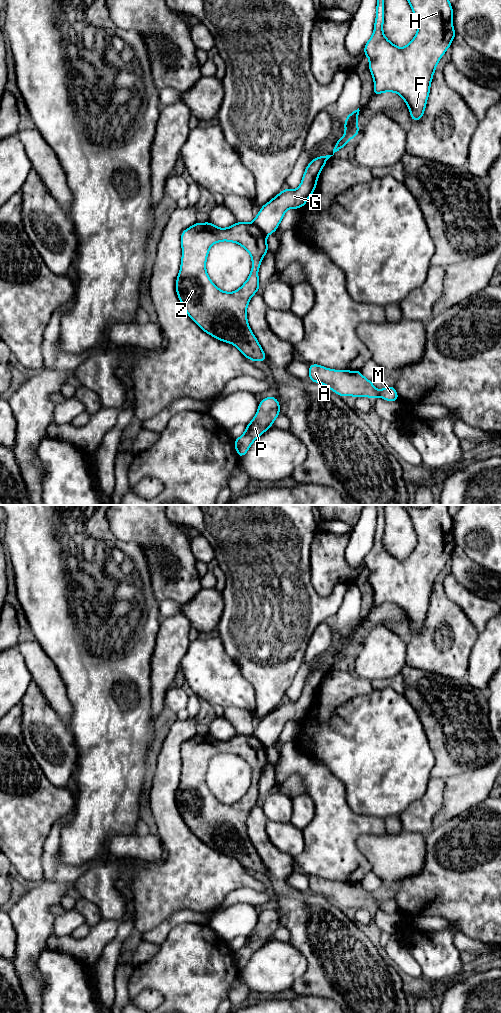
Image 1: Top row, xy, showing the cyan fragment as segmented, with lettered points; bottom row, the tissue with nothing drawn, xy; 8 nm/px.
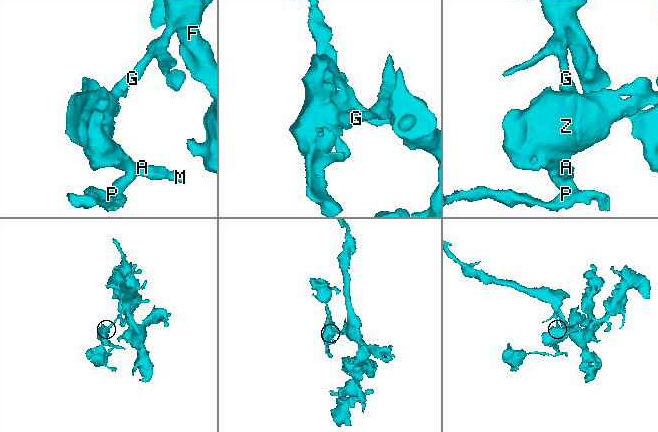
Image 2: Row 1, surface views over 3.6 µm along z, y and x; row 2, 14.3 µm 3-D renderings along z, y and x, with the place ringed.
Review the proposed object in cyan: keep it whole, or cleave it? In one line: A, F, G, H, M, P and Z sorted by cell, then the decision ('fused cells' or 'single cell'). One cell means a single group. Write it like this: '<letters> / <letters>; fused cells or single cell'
A M P Z / F G H; fused cells

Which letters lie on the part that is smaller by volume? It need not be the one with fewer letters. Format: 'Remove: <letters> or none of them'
Remove: A, M, P, Z

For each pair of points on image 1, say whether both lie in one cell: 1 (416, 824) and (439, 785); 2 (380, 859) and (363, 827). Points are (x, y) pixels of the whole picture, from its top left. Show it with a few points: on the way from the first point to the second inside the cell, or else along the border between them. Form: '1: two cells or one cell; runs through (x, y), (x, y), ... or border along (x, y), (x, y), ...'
1: one cell; runs through (420, 814), (432, 802), (435, 795)
2: two cells; border along (385, 832), (361, 834), (356, 841), (357, 849)

